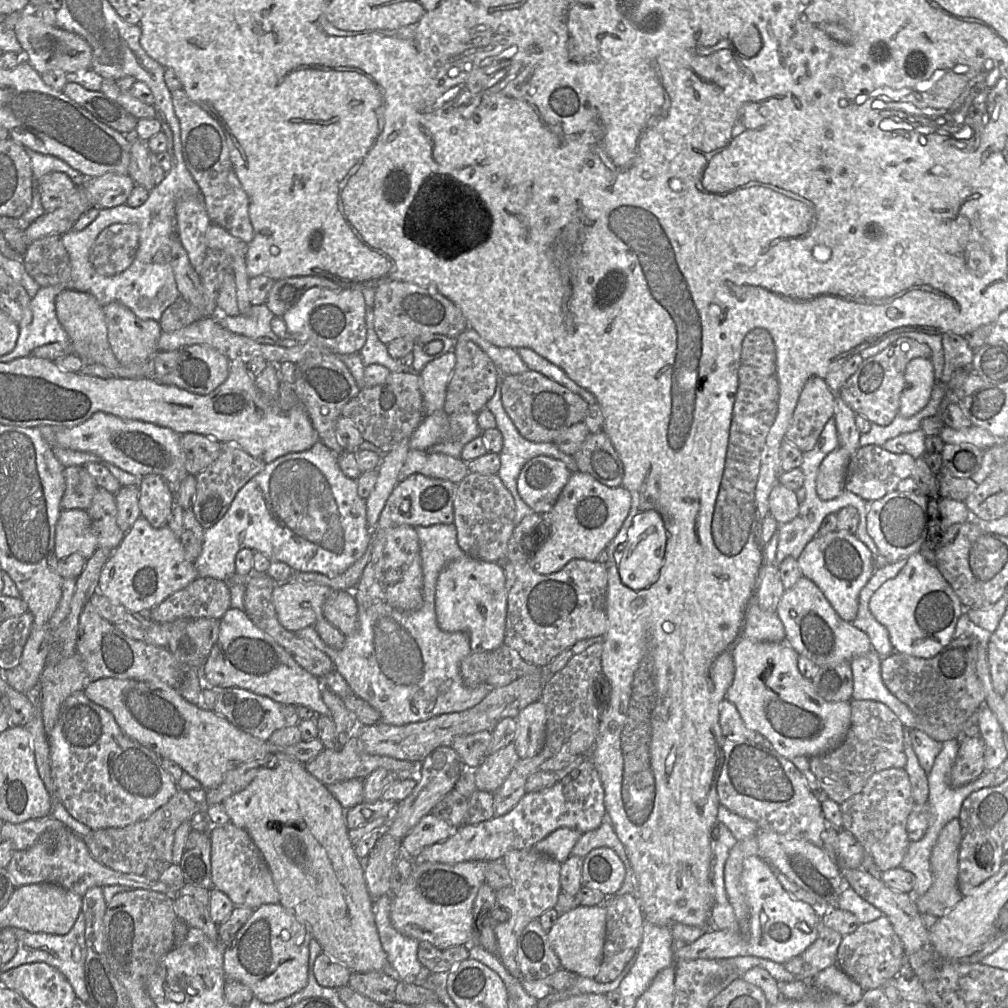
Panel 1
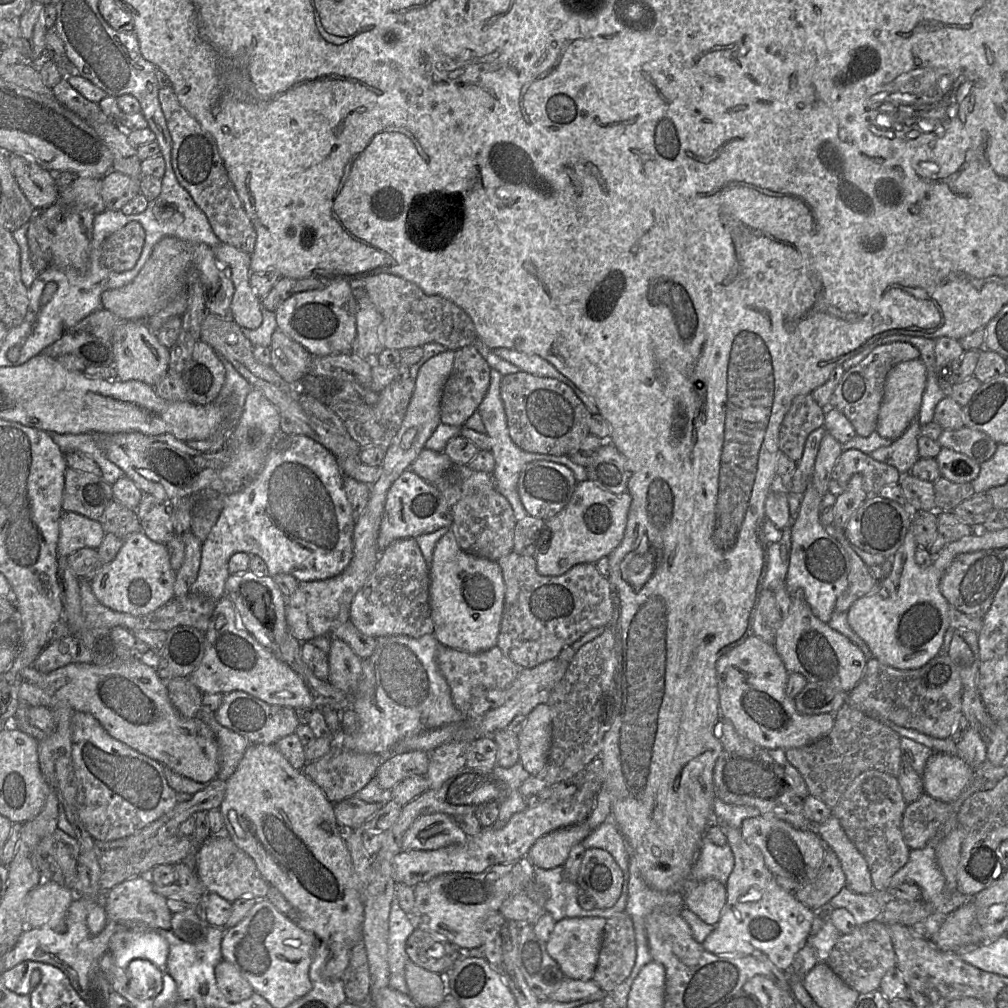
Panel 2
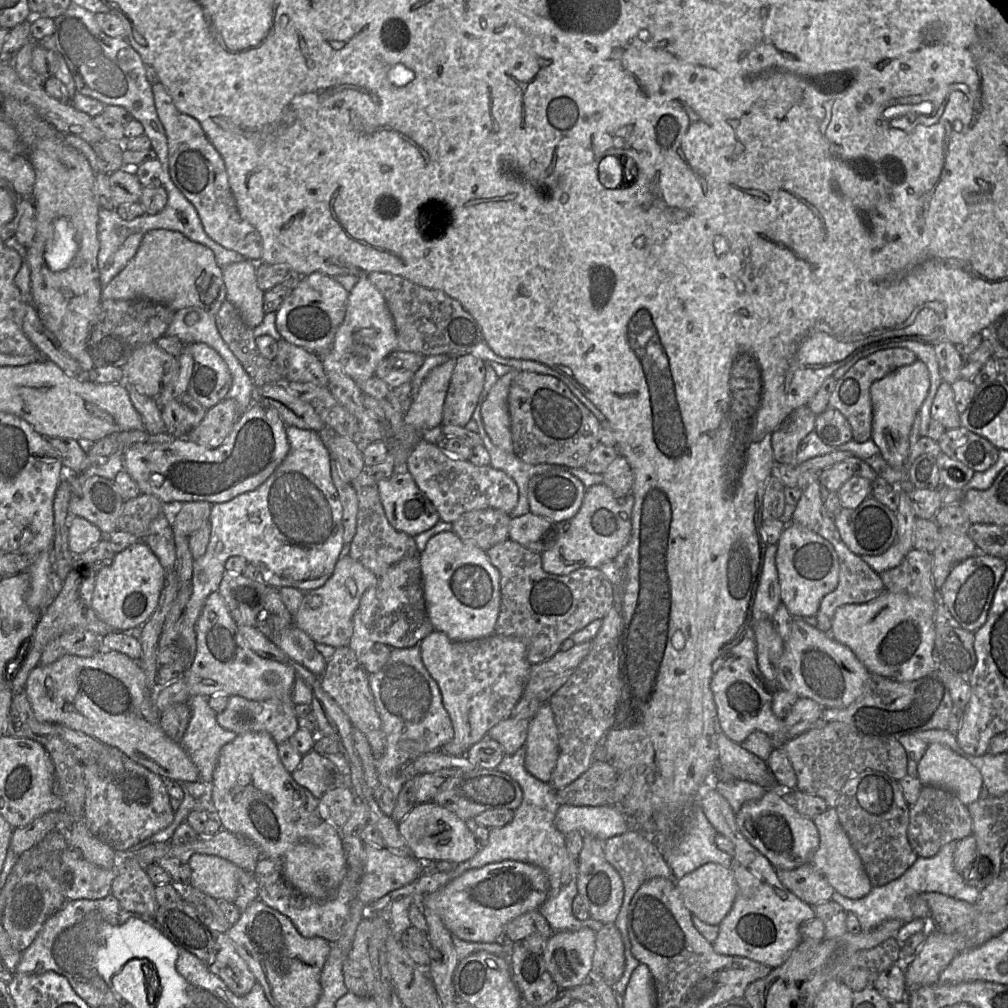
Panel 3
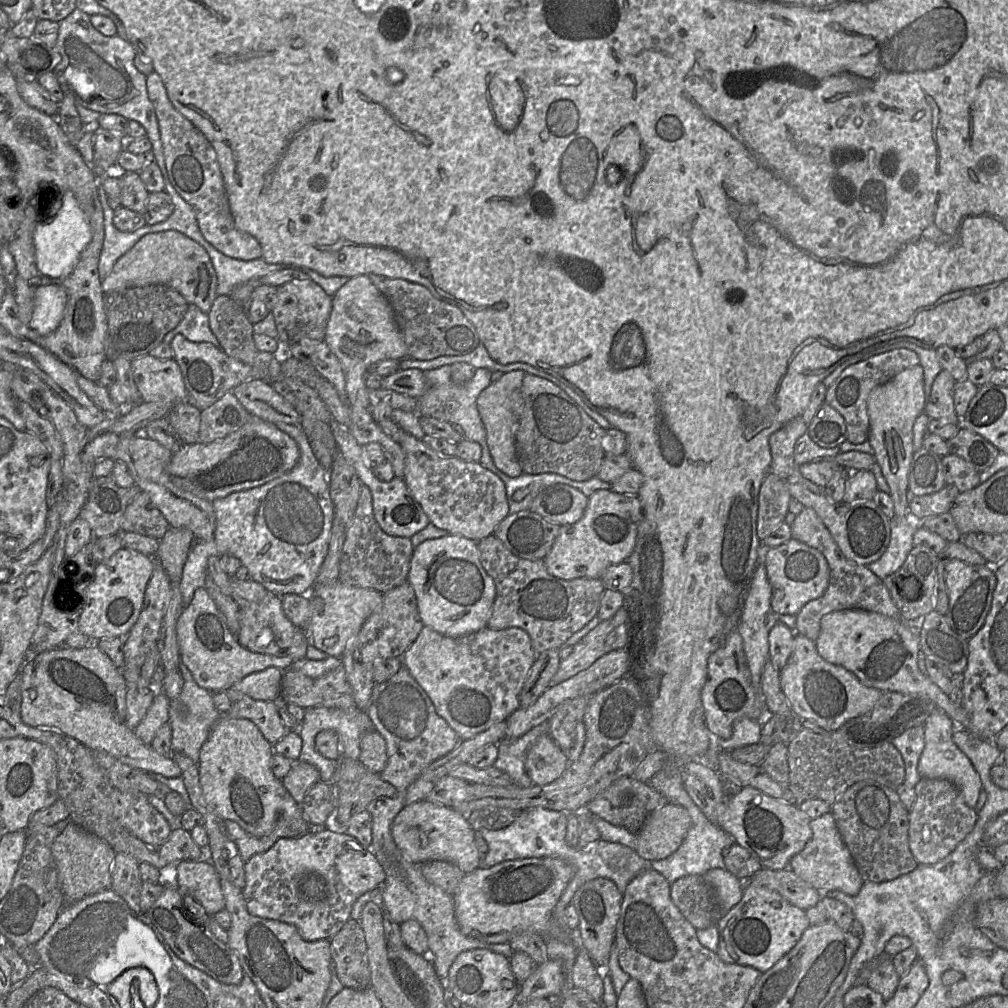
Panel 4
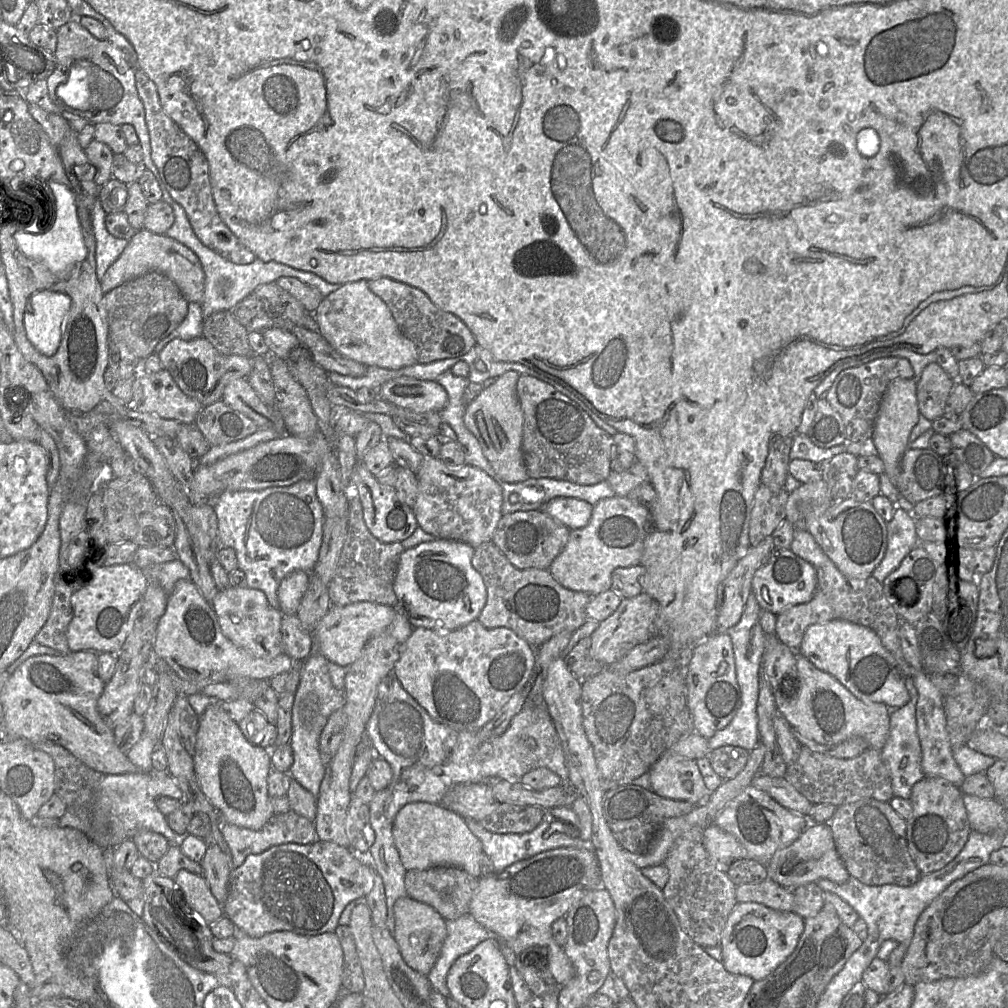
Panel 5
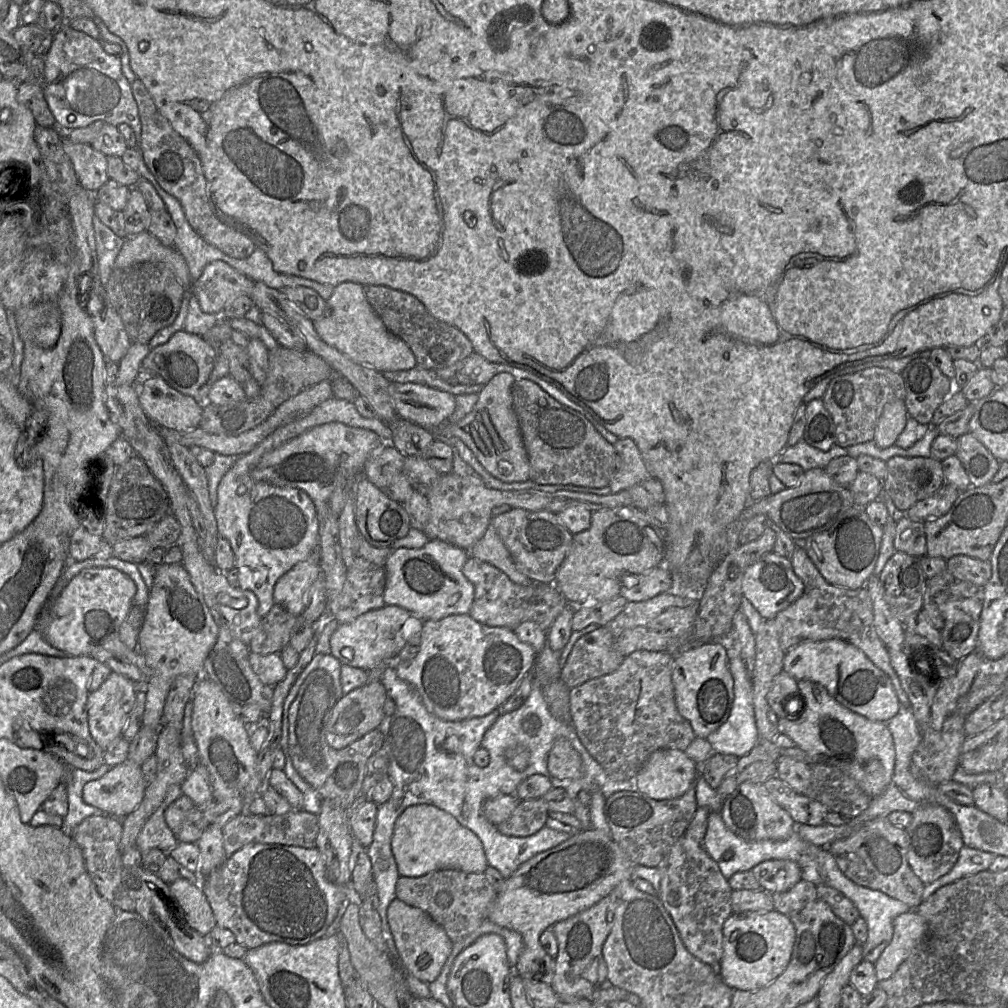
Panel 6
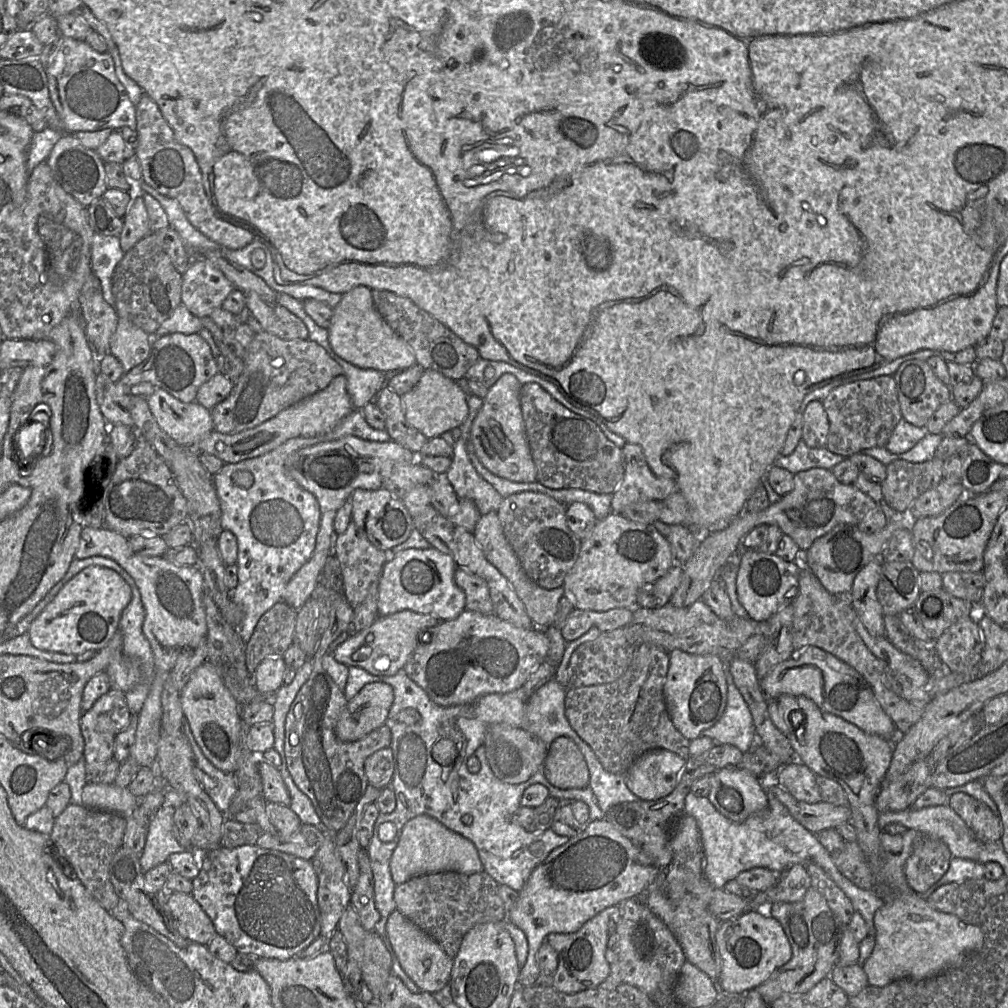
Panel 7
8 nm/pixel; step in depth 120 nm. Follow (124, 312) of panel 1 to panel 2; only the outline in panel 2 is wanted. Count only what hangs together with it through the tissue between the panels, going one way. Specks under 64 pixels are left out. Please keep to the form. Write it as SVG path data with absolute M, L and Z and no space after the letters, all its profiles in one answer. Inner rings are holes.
M143 320L123 321L113 333L114 366L118 373L118 379L122 381L137 380L151 386L155 386L167 373L170 362L170 350L162 345Z

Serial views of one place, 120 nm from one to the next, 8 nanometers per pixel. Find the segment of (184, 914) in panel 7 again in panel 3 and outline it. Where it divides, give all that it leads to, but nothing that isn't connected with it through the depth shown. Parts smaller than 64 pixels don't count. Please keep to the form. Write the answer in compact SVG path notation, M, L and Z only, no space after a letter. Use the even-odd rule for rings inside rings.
M194 854L188 861L192 887L217 901L234 903L243 869L218 856Z

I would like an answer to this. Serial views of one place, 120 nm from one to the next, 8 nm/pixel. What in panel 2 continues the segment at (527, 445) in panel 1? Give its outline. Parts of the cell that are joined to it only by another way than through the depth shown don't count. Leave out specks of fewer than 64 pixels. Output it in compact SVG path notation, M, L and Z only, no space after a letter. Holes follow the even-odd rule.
M491 368L490 370L490 385L488 391L483 398L482 402L478 406L477 411L481 415L482 421L486 428L486 434L490 437L491 452L494 456L495 467L492 473L496 490L502 494L510 503L516 521L523 519L527 516L519 494L518 494L518 481L522 470L525 466L534 461L549 461L558 463L568 467L574 474L575 479L578 482L588 480L587 471L583 466L574 463L569 456L556 456L549 454L531 453L526 452L519 448L512 440L509 428L507 424L507 417L505 413L504 404L501 399L500 387L503 376L496 369Z

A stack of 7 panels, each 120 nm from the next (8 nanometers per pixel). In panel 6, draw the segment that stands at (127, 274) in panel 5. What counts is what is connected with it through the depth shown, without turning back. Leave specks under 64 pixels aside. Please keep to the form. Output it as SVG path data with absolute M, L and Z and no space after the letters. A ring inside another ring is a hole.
M148 231L127 237L114 261L114 269L124 269L143 262L162 262L186 289L192 284L188 265L175 247L164 246Z

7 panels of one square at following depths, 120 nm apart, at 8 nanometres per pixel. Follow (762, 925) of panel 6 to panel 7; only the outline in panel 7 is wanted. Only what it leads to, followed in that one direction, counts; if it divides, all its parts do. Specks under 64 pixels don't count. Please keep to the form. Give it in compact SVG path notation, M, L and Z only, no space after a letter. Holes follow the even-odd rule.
M749 910L739 917L722 921L715 938L721 957L719 990L727 995L744 995L748 991L755 989L791 958L791 946L783 927L766 910Z

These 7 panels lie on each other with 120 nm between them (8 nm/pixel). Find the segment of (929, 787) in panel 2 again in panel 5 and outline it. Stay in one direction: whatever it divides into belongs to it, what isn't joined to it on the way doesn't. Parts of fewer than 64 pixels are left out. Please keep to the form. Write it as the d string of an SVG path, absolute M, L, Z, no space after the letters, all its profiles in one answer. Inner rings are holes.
M914 672L913 684L917 690L916 703L917 733L920 740L922 760L921 767L925 776L941 777L960 787L965 775L955 761L947 731L946 716L943 709L943 698L936 685L930 681L926 673Z

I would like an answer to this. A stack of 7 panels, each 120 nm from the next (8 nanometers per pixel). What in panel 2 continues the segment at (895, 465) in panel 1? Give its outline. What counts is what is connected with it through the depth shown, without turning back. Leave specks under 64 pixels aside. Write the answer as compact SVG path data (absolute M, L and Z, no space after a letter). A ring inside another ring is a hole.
M843 450L832 470L828 492L835 496L842 494L854 474L862 476L863 489L868 495L878 495L889 484L900 484L902 477L894 466L876 461L860 450Z

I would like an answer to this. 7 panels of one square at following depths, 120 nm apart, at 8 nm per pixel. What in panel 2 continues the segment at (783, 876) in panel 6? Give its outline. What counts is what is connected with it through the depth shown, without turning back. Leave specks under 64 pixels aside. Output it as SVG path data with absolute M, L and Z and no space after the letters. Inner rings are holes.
M832 815L825 822L815 825L825 847L837 855L846 877L846 887L858 894L871 894L875 891L868 864L851 841L839 820Z

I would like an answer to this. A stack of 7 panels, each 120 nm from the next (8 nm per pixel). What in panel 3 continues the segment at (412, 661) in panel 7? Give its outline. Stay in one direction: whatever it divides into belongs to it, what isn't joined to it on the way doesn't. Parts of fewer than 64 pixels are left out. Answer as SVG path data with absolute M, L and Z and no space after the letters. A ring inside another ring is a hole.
M436 630L418 645L424 666L439 686L454 730L452 740L439 750L449 756L465 756L491 728L511 717L521 699L531 668L526 646L518 638L495 634L471 641L453 641Z

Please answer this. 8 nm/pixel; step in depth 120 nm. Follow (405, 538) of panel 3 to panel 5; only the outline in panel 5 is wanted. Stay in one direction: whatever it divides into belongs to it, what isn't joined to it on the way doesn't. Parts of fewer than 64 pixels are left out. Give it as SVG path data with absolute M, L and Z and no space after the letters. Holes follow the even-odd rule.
M351 491L348 501L348 533L336 571L328 585L332 605L346 606L367 601L399 607L393 585L400 556L404 550L401 542L382 543L370 533L364 522L361 501Z

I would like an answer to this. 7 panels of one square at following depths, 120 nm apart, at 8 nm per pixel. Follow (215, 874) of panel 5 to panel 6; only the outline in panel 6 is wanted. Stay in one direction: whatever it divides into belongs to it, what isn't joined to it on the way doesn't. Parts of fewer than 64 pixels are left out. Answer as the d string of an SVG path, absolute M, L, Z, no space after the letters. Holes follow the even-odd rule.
M209 826L202 832L197 842L200 850L199 872L206 877L227 858L223 846L222 828Z

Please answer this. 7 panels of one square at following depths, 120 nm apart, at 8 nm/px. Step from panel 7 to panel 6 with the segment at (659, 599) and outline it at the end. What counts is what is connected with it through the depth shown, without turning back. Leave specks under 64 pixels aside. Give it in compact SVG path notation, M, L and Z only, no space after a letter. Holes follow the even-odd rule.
M660 565L642 575L623 576L620 595L628 602L641 602L671 590L672 586L672 573Z

